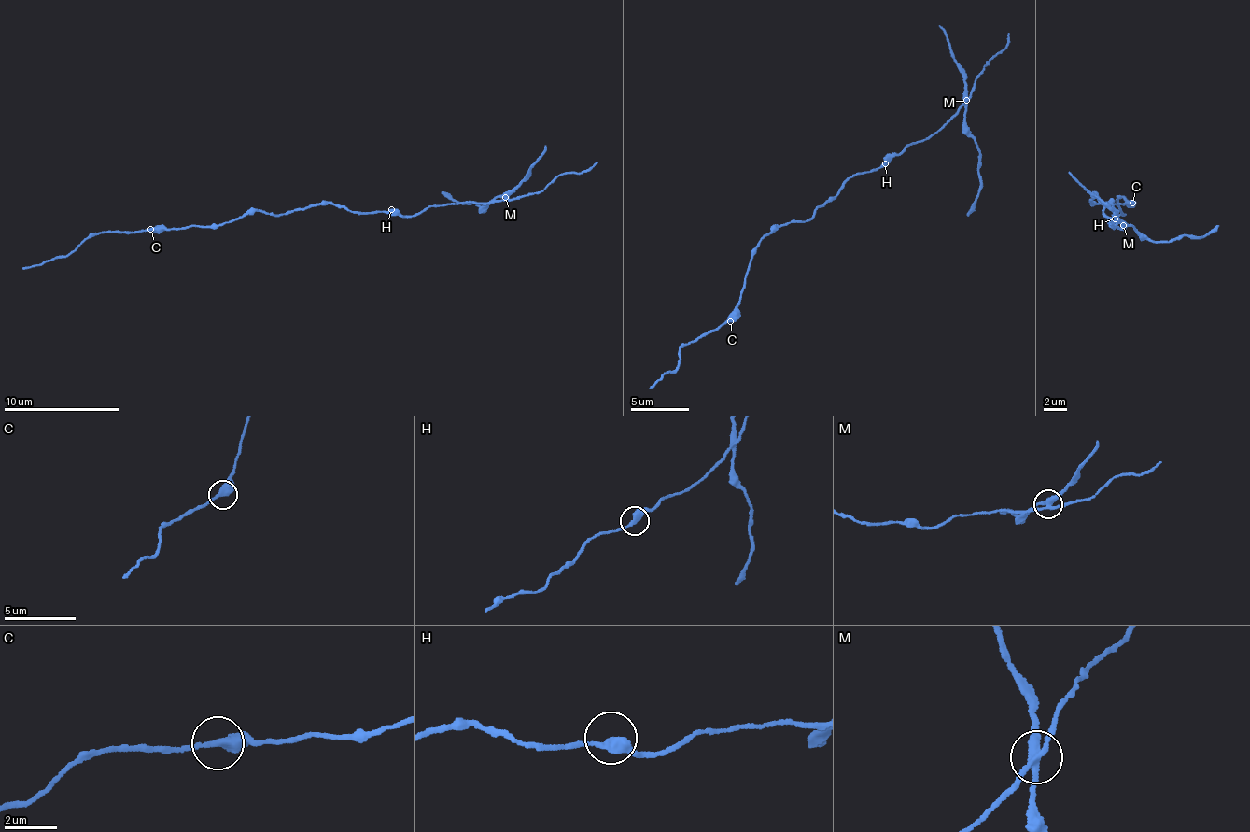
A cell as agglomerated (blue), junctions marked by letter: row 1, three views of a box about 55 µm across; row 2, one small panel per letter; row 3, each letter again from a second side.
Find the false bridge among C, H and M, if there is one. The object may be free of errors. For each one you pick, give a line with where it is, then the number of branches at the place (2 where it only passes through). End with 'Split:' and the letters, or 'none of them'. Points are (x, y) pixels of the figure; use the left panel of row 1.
M: (505, 197) | 4
Split: M

